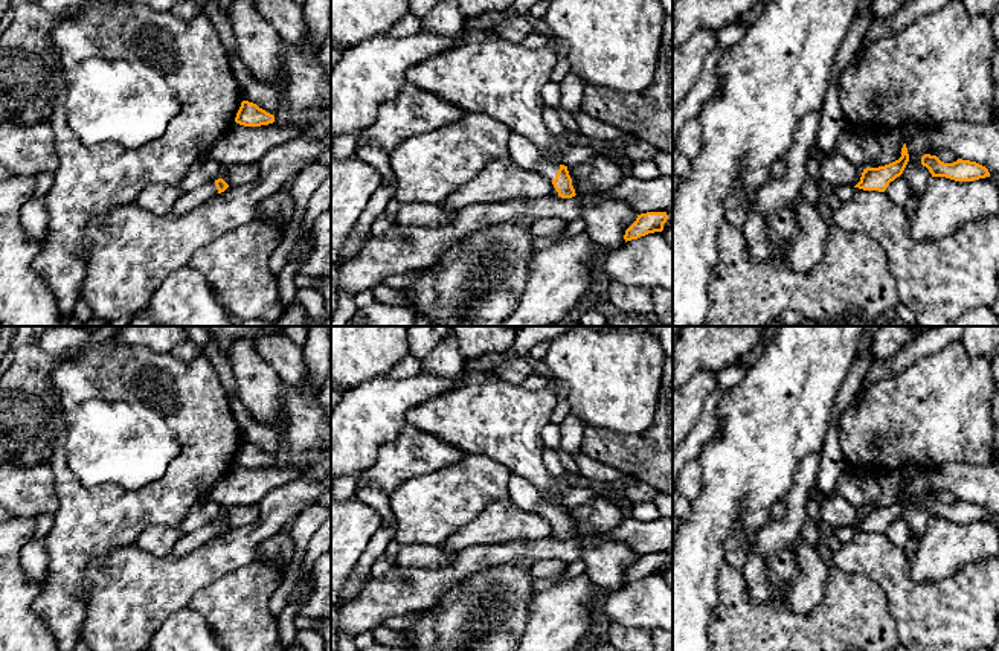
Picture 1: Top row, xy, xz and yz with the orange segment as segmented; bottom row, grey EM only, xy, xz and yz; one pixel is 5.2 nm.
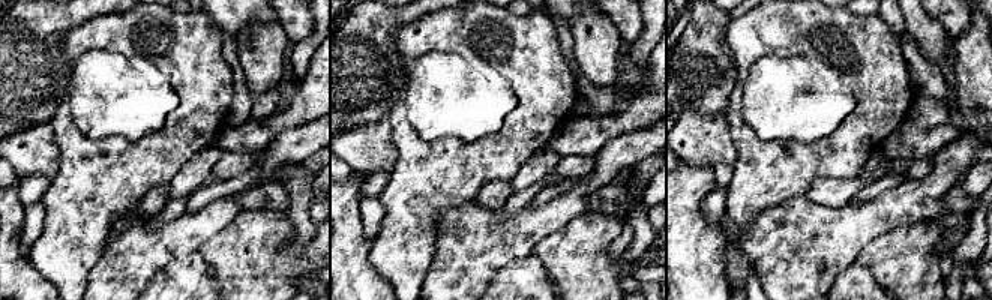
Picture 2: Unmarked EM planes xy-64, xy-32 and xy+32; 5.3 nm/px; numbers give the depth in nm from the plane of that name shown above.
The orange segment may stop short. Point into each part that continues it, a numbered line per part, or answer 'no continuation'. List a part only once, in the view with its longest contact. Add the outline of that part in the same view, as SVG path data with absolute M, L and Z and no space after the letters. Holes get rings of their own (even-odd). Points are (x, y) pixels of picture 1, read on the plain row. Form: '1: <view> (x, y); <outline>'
1: xz (548, 509); M546 500L538 505L535 514L538 517L548 520L549 523L552 523L557 517L558 511L560 511L560 506L557 503Z

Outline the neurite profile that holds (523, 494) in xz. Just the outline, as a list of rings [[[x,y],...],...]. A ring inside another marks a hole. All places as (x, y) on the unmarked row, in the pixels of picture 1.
[[[511,474],[508,480],[509,500],[525,512],[535,514],[540,503],[546,502],[544,492],[528,479]]]

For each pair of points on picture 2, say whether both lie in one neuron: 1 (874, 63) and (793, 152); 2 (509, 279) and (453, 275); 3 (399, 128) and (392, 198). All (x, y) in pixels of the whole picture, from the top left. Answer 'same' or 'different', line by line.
1: same
2: different
3: same

